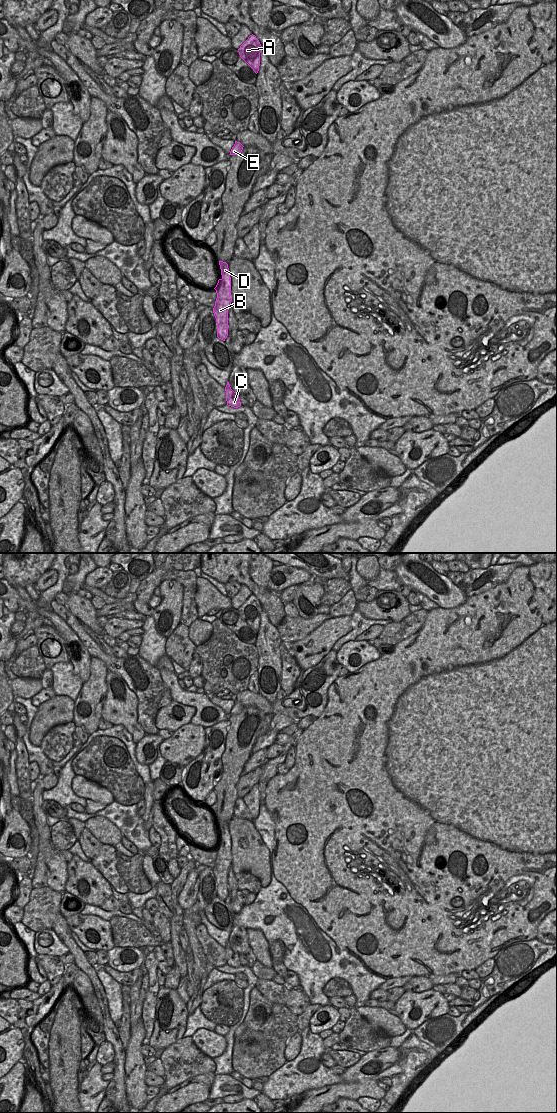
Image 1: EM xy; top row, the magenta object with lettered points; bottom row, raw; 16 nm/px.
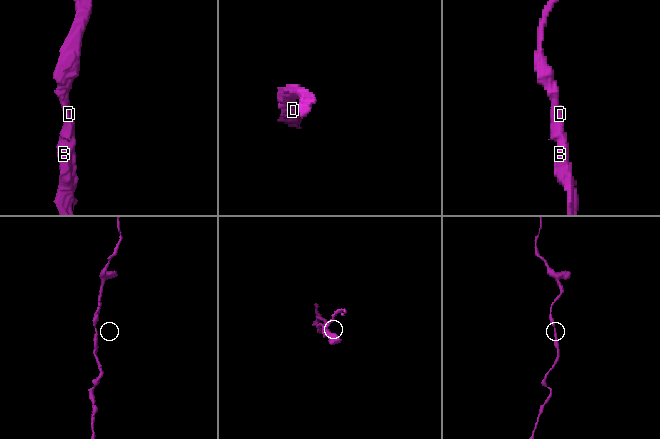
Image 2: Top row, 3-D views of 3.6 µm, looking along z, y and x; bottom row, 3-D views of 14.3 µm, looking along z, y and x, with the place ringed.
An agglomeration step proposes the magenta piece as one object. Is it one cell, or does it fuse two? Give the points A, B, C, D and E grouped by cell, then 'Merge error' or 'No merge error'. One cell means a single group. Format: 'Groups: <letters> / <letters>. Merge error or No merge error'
Groups: A B C D E. No merge error.

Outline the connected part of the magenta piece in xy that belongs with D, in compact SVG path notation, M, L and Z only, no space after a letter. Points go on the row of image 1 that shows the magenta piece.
M219 261L222 278L218 280L214 288L217 293L213 313L217 322L217 337L223 341L228 336L228 310L231 306L231 277L229 273L228 264Z

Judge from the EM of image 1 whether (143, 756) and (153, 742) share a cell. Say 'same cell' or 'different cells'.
same cell

